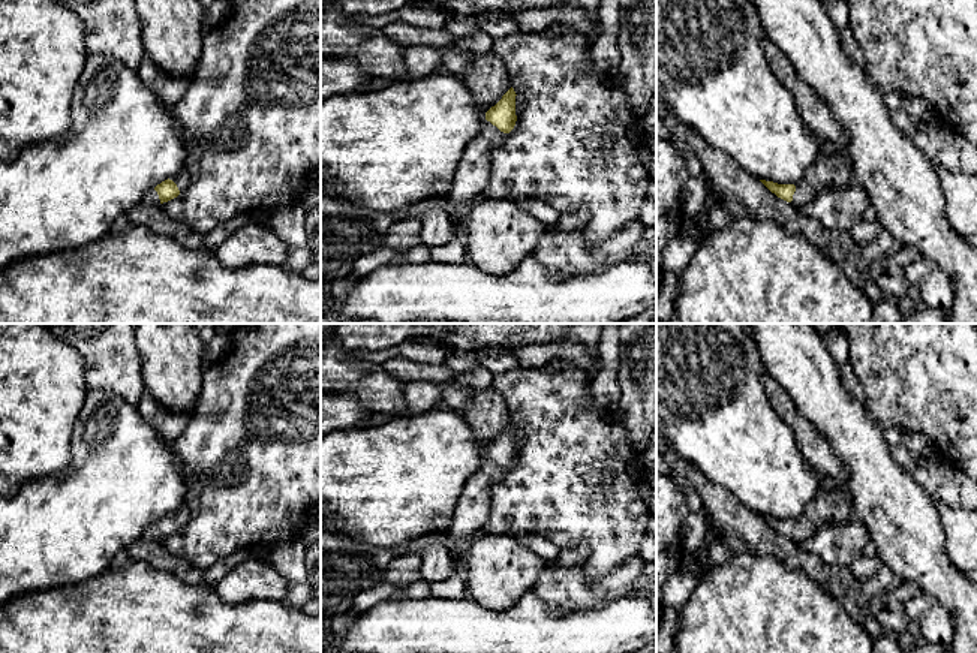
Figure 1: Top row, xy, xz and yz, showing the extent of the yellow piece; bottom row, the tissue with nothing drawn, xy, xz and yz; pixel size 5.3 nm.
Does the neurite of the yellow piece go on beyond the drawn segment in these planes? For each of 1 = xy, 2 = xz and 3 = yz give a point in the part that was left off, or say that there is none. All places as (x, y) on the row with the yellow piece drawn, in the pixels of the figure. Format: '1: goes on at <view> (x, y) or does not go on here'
1: goes on at xy (182, 181)
2: goes on at xz (472, 174)
3: goes on at yz (830, 171)

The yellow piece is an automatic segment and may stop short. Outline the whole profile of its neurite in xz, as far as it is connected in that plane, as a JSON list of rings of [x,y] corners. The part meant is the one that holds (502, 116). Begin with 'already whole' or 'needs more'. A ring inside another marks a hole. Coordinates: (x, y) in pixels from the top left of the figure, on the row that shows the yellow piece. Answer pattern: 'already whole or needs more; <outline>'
needs more; [[[511,87],[502,99],[486,112],[480,135],[465,148],[454,174],[454,184],[444,199],[450,219],[459,235],[463,235],[460,216],[474,207],[490,180],[490,156],[514,129],[521,109],[521,96]]]

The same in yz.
needs more; [[[848,153],[823,156],[806,171],[797,186],[760,181],[778,198],[793,202],[796,207],[812,202],[824,187],[848,187],[857,183]]]

